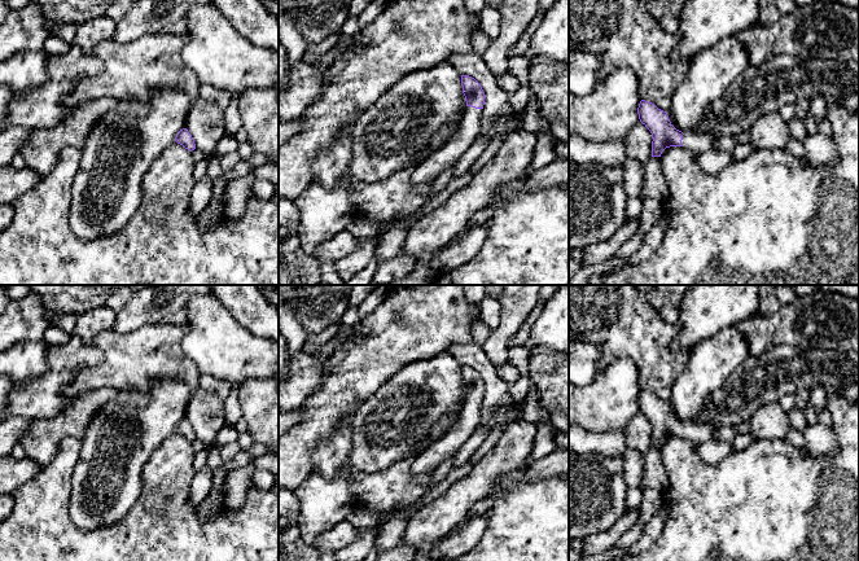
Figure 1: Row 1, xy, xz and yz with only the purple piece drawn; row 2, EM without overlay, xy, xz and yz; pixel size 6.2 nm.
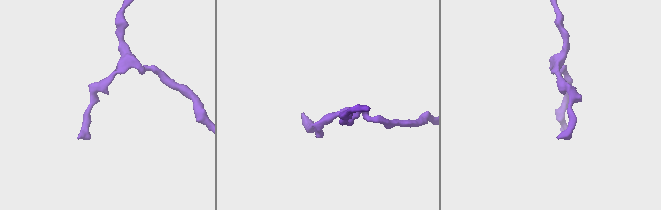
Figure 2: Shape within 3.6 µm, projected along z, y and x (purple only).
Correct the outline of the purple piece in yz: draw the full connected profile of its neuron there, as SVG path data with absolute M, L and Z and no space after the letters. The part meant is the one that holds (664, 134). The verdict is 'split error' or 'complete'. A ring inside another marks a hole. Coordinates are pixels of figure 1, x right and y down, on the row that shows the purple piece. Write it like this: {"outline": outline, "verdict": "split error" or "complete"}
{"outline": "M645 100L640 101L637 114L640 122L652 133L652 157L661 157L662 152L670 146L681 146L701 154L713 149L720 137L713 133L697 133L693 131L683 133L671 124L666 111Z", "verdict": "split error"}

